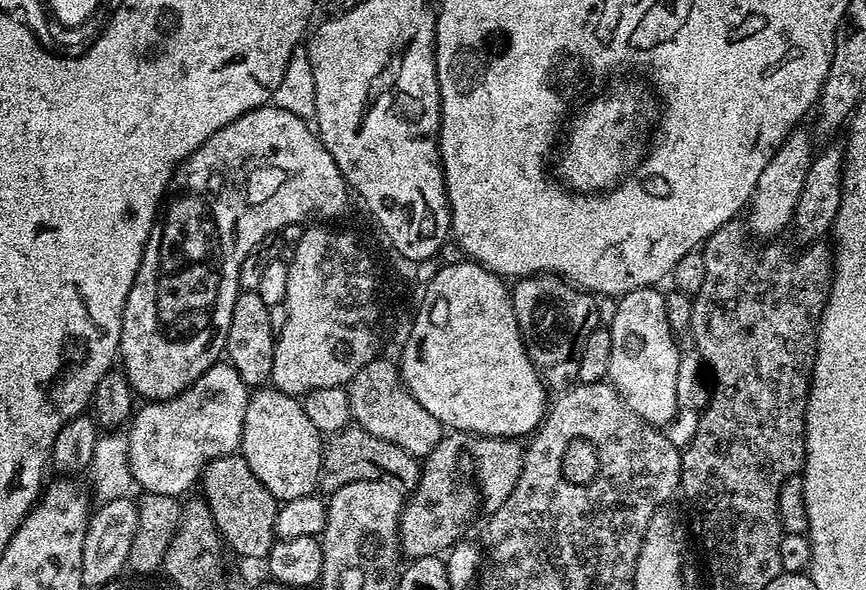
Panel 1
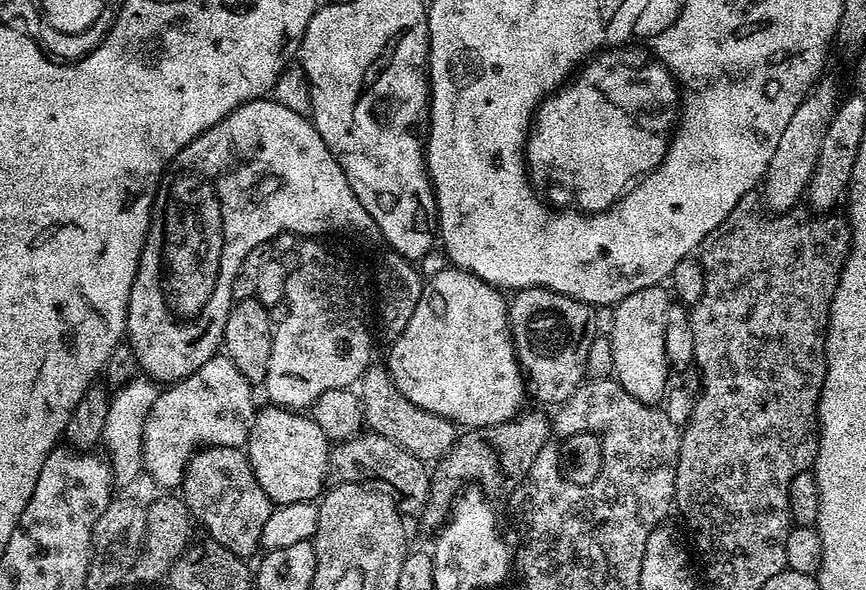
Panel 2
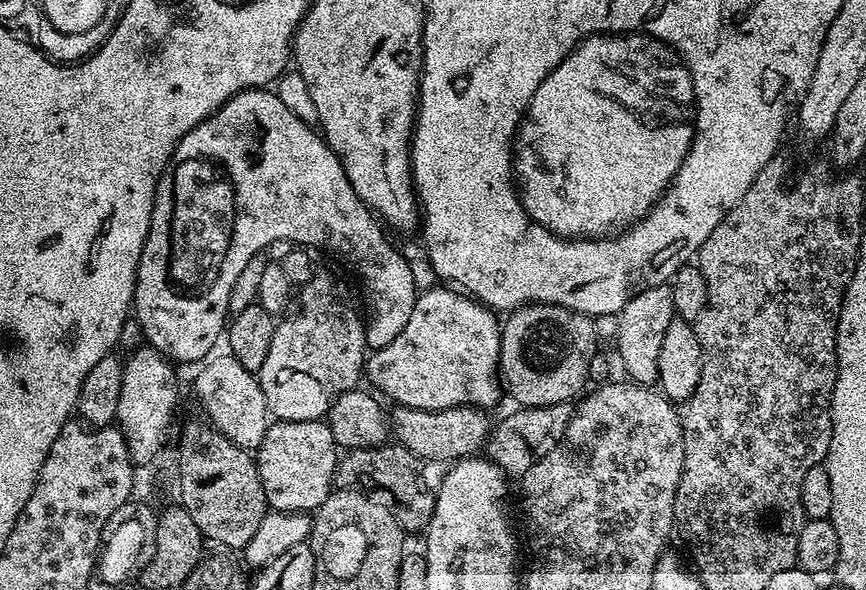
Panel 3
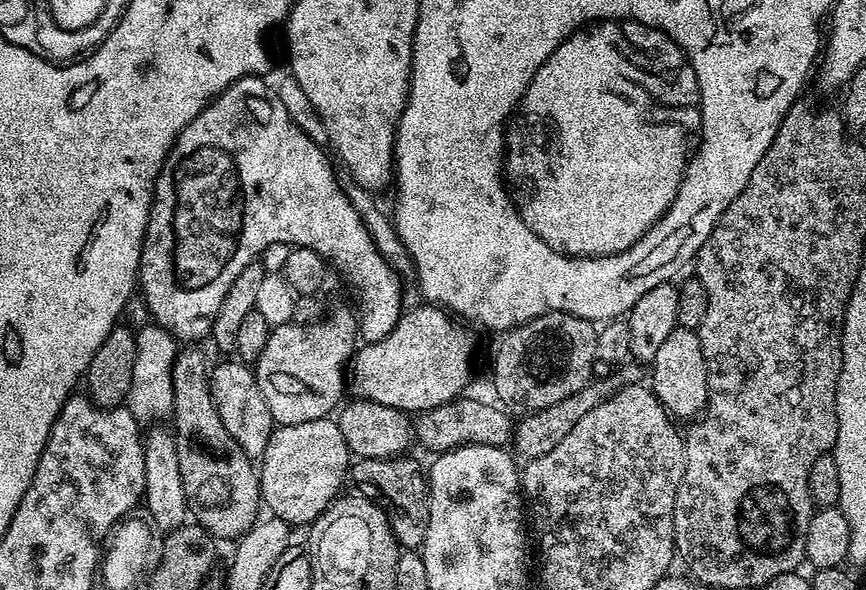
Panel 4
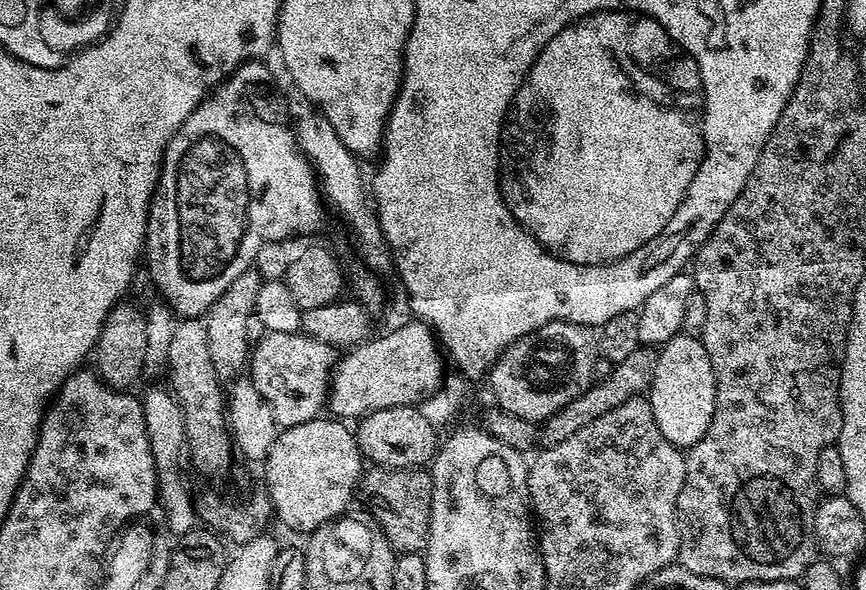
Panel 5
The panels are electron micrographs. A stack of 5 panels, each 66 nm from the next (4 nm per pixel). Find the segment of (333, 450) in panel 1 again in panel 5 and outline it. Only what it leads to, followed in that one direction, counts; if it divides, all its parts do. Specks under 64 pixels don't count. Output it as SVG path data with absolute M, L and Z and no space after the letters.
M369 467L362 476L362 492L368 495L373 504L371 519L375 521L385 538L390 542L393 552L423 553L430 538L430 510L432 509L432 477L424 468L377 468Z

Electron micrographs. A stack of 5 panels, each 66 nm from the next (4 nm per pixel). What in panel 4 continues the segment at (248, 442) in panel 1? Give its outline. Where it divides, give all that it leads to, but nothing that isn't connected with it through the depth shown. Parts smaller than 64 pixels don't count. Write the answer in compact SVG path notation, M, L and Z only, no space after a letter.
M325 418L322 420L315 420L314 422L298 422L297 424L281 424L273 427L270 434L270 442L266 442L266 450L264 455L259 457L258 471L260 477L260 499L265 509L272 511L269 512L275 519L285 520L290 526L296 526L296 524L304 524L303 526L311 525L312 521L319 518L319 516L332 505L332 501L337 499L341 495L344 480L346 484L346 477L350 472L350 453L346 446L346 438L342 438L342 430L336 424L335 419Z

